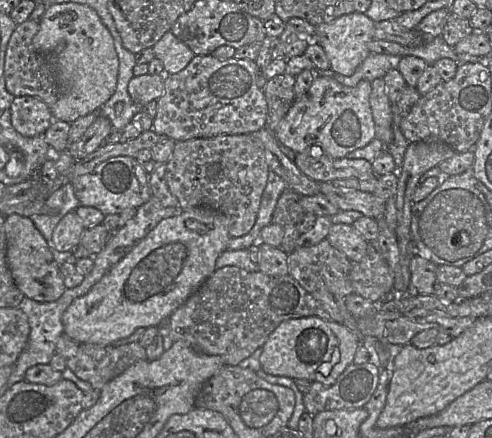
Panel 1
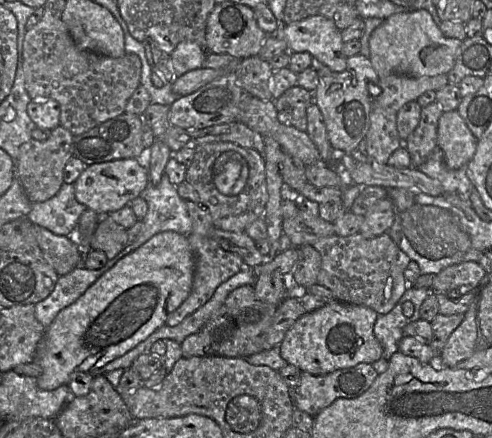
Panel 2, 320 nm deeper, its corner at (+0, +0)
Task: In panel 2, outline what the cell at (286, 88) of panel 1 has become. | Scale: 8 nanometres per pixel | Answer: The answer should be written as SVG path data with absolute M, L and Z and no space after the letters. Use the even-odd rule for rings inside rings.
M297 84L273 102L281 123L299 131L307 131L307 109L314 102L314 93Z

